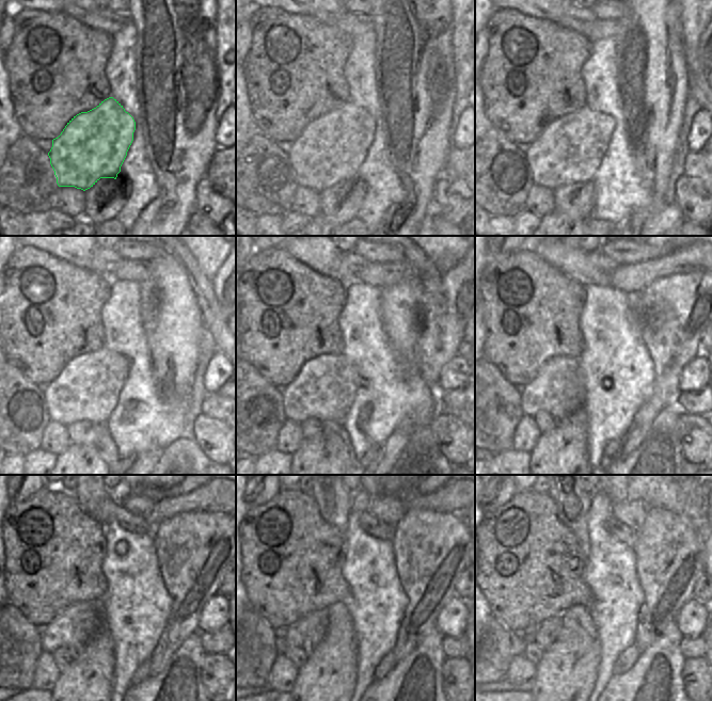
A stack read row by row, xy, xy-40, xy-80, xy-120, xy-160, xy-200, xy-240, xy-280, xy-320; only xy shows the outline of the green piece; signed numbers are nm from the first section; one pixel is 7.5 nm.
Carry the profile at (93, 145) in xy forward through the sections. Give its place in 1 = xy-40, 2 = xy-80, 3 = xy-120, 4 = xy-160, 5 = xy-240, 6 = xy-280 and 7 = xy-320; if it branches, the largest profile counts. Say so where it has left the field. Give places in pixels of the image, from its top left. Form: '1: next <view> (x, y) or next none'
1: next xy-40 (331, 148)
2: next xy-80 (569, 150)
3: next xy-120 (86, 389)
4: next xy-160 (325, 388)
5: next xy-240 (74, 628)
6: next xy-280 (313, 625)
7: next xy-320 (531, 633)

